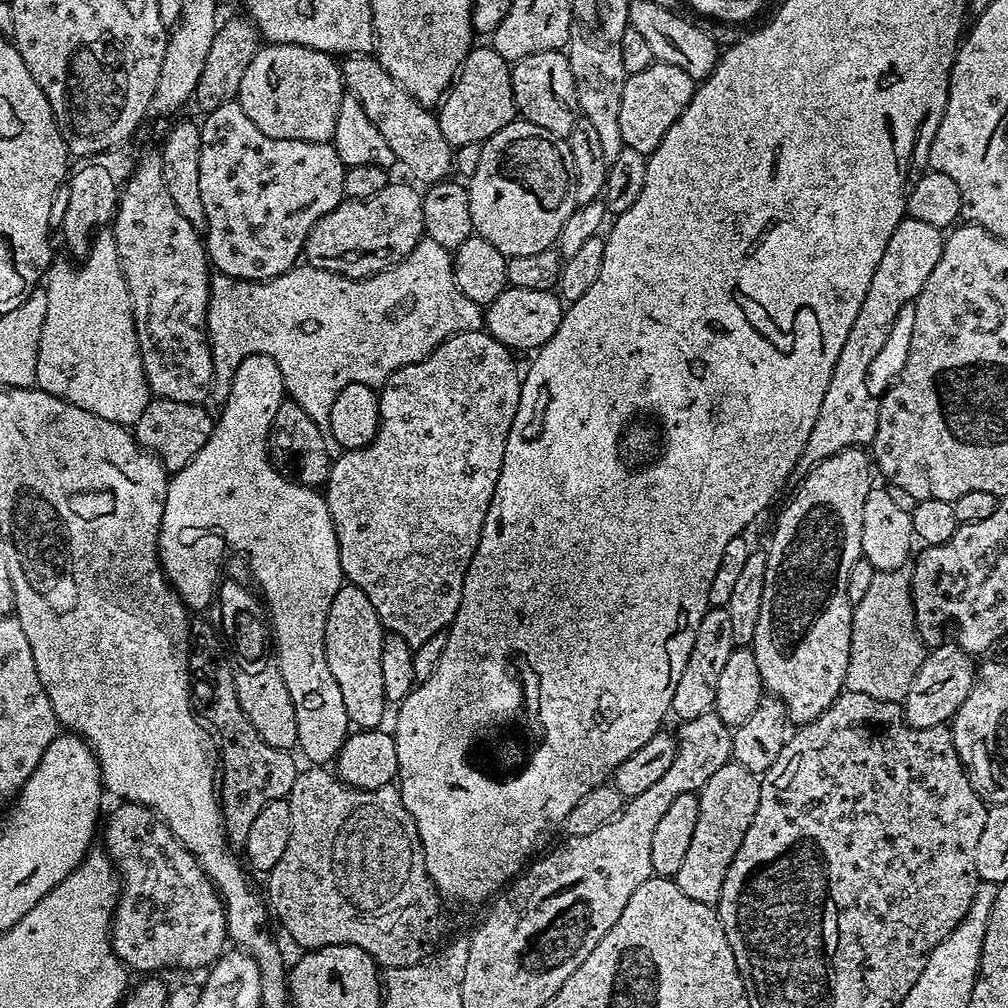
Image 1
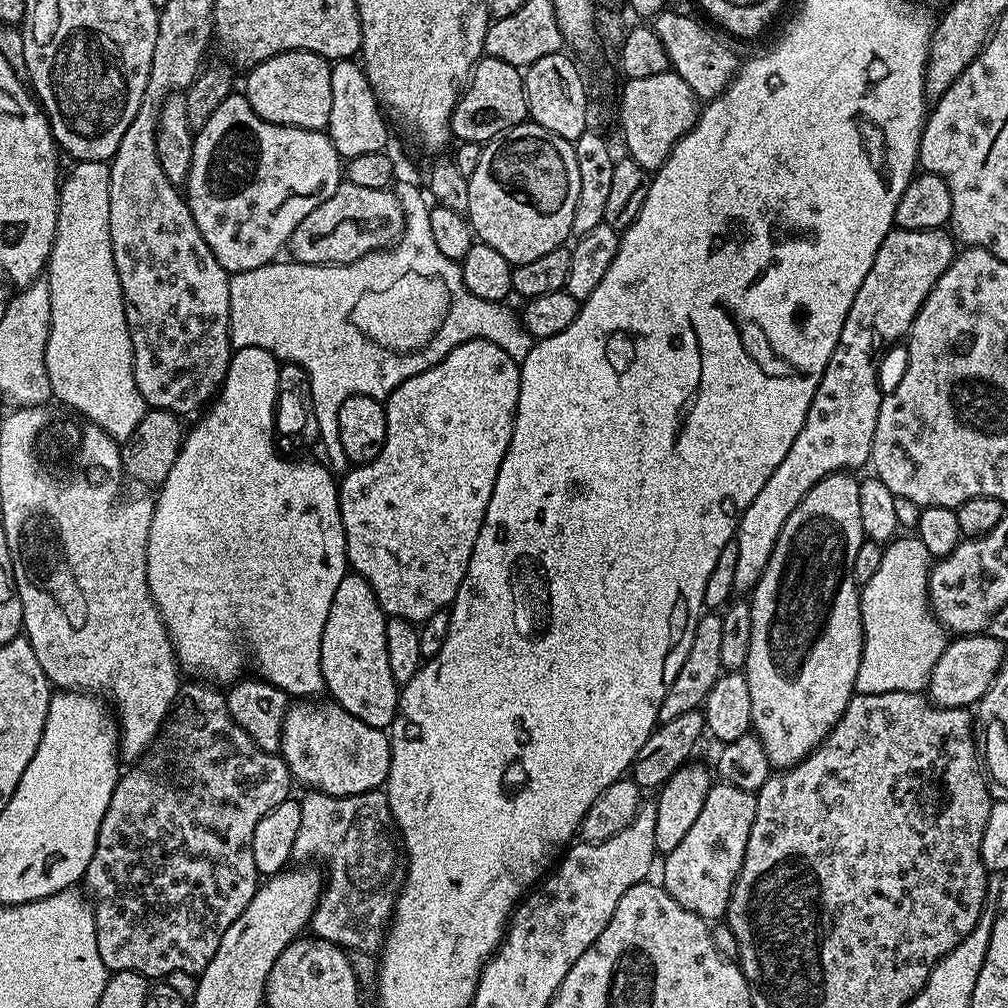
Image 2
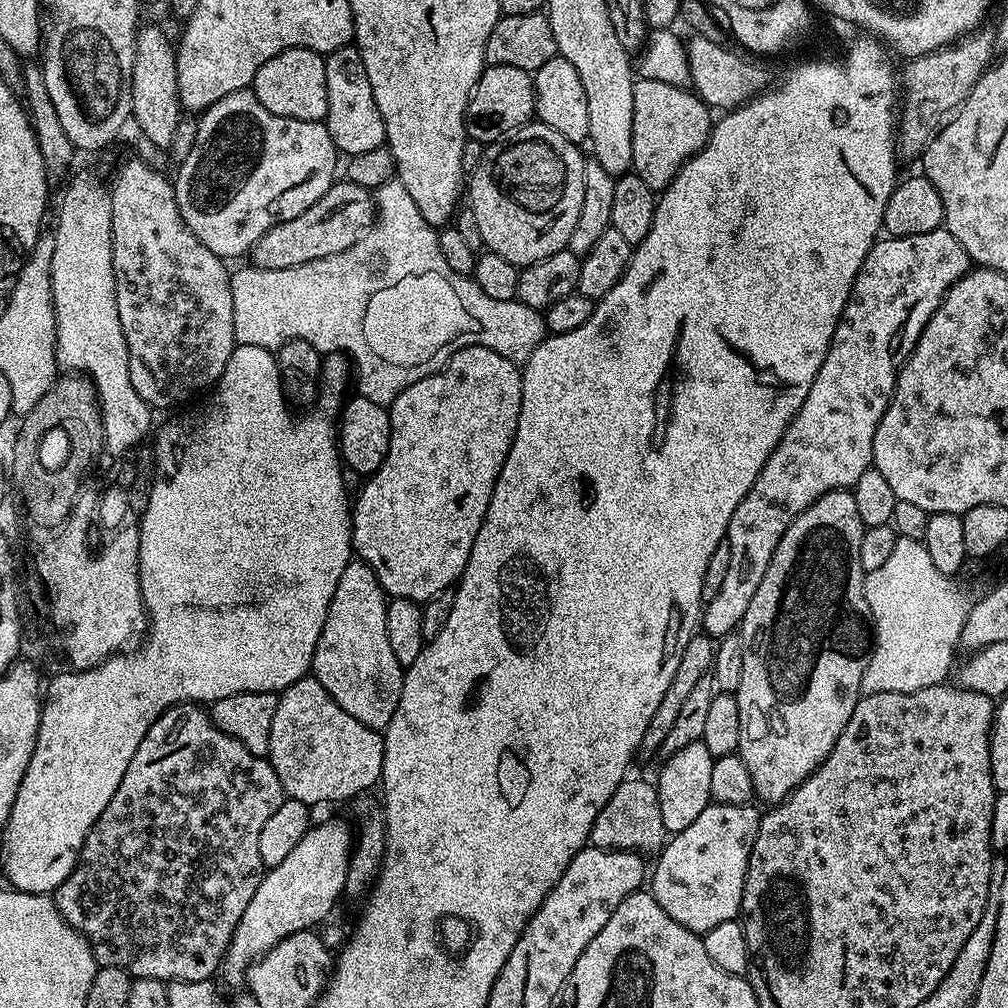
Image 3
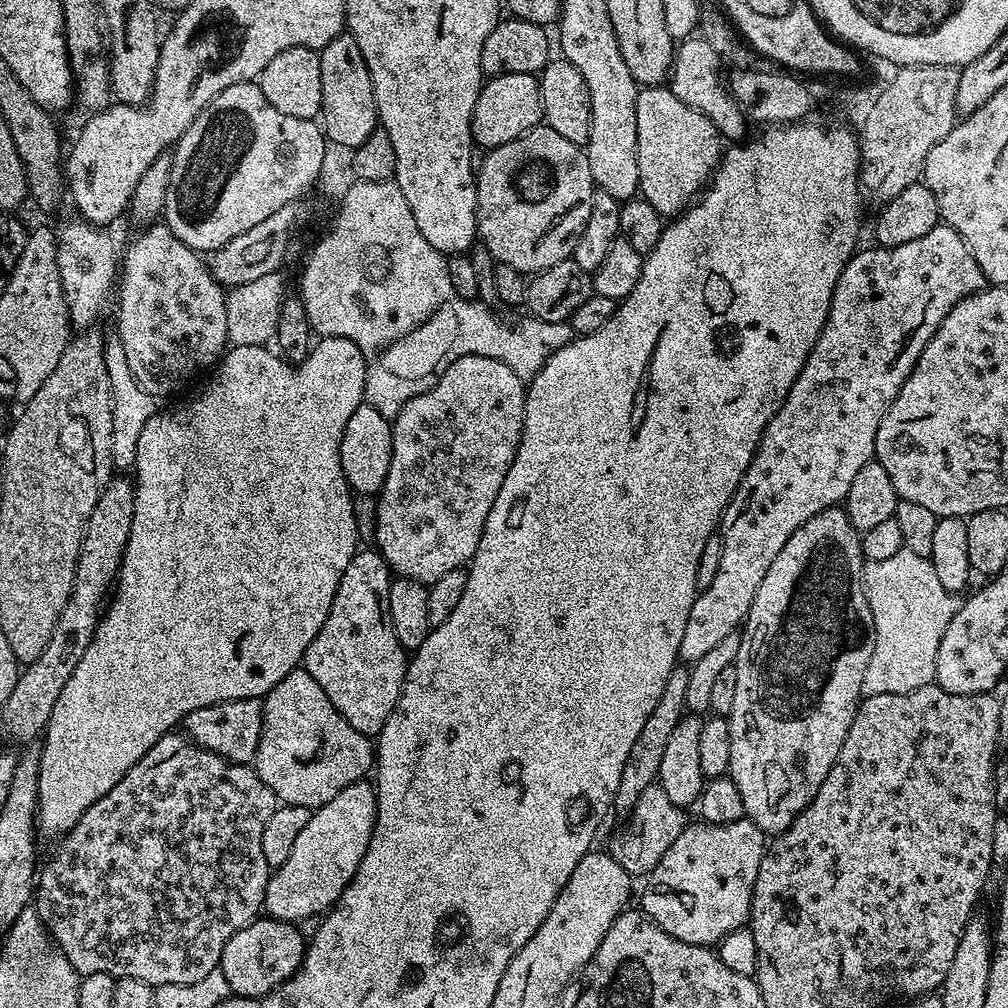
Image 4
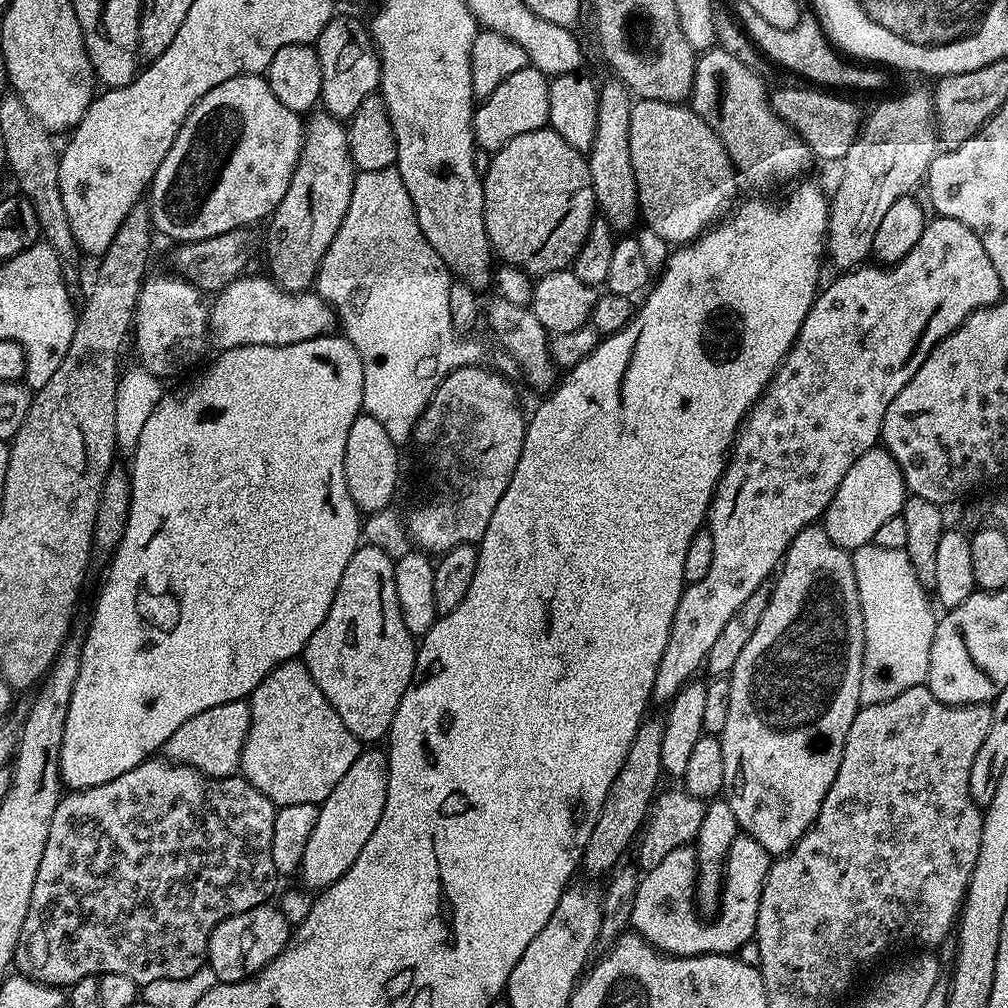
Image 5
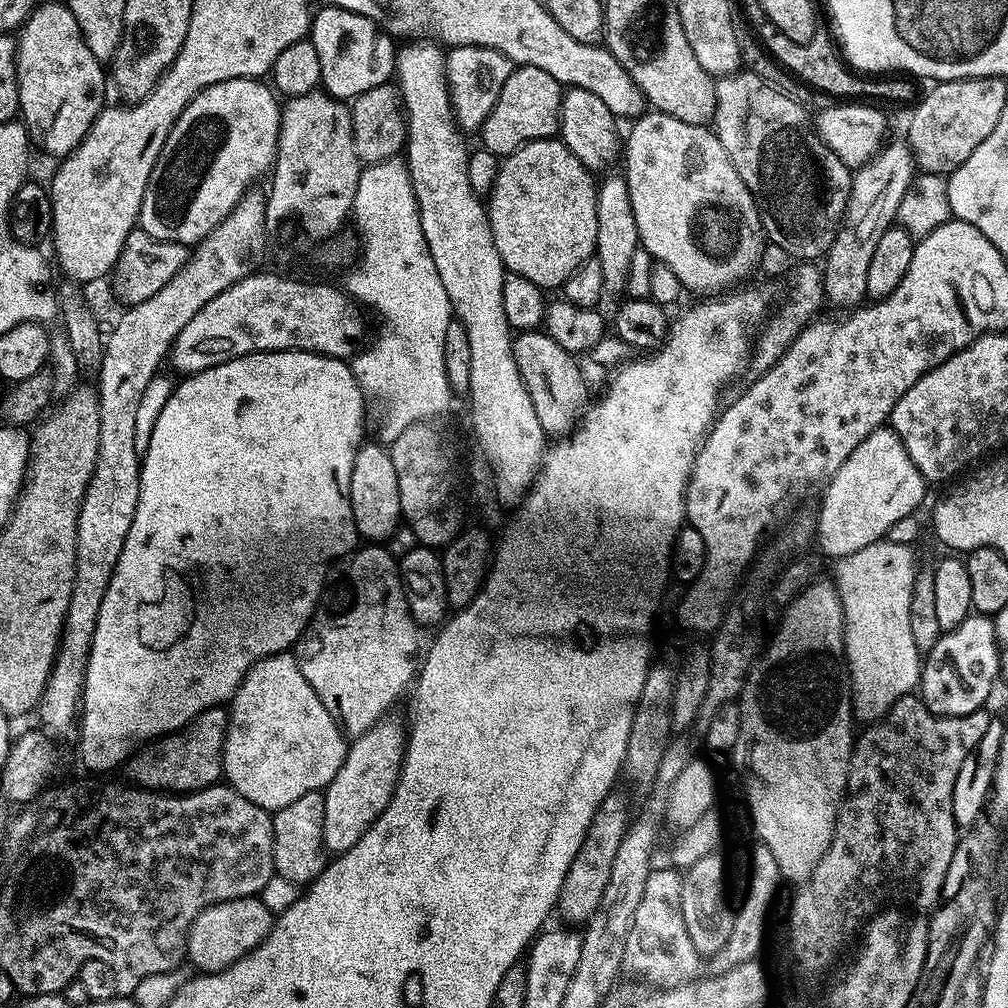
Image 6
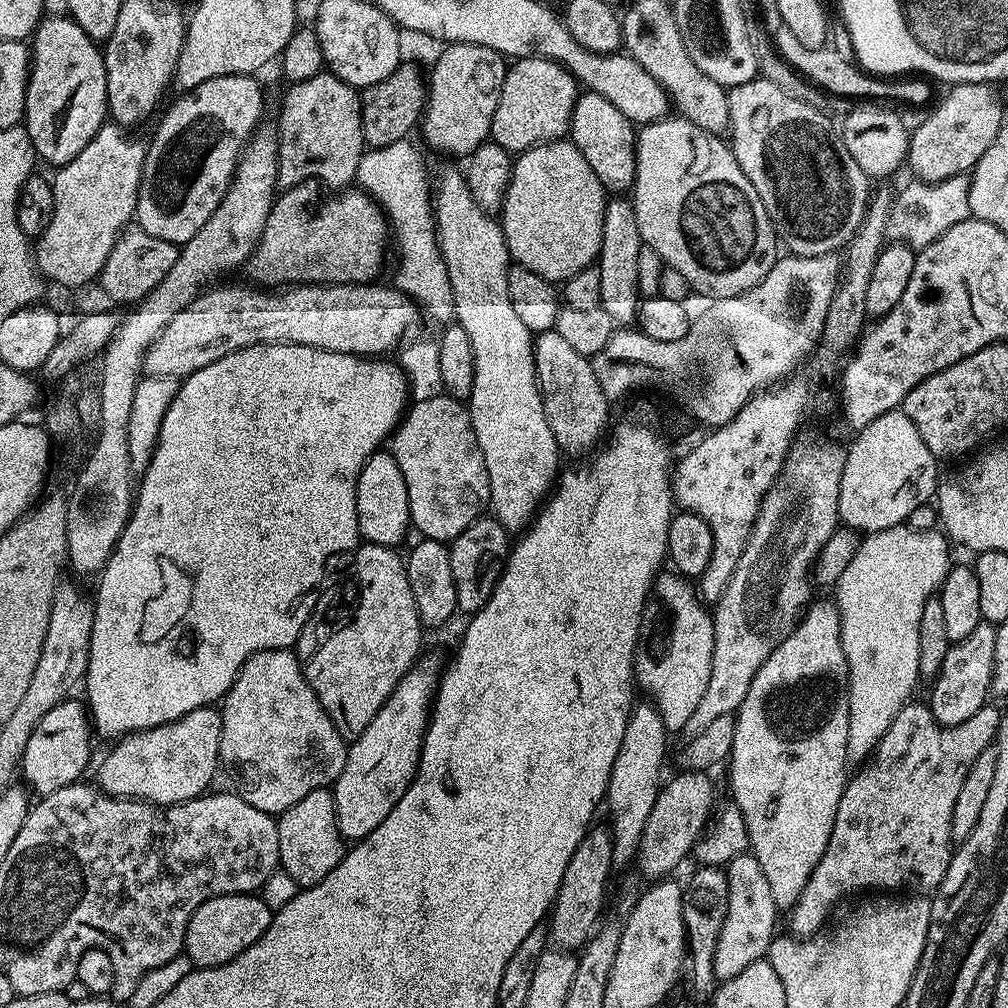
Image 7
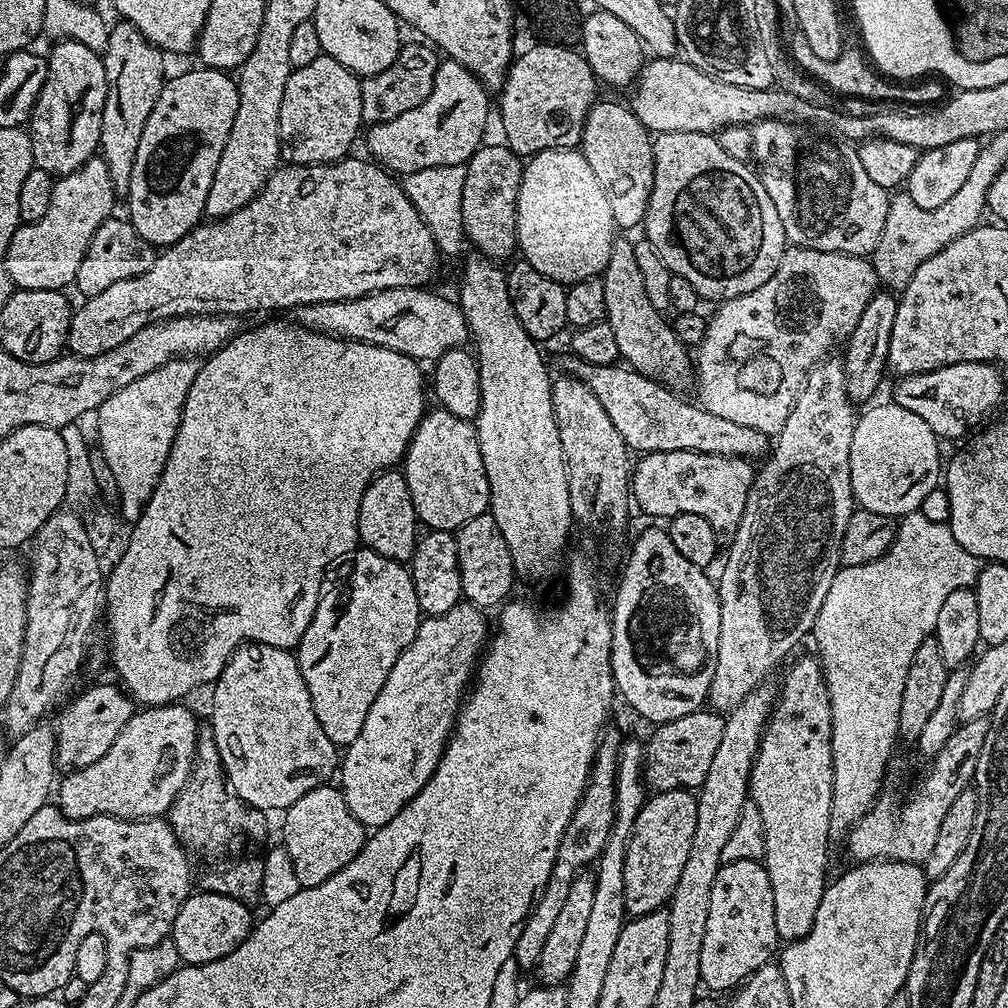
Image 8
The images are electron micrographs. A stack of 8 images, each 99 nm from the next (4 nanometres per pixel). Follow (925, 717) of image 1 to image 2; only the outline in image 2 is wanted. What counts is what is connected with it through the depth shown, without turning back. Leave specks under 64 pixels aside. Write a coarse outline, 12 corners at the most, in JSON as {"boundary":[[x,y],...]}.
{"boundary":[[991,634],[949,639],[928,679],[940,708],[979,705],[1006,663]]}

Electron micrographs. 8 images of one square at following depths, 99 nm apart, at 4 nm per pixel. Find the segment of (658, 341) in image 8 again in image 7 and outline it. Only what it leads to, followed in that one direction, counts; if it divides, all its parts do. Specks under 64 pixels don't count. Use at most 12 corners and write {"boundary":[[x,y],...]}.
{"boundary":[[631,199],[604,205],[600,307],[628,326],[642,247]]}

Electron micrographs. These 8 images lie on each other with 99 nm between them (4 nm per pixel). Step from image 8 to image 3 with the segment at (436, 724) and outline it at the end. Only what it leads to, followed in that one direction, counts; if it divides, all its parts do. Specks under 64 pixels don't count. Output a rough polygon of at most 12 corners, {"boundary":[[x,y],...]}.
{"boundary":[[316,822],[265,871],[220,963],[241,987],[344,896],[353,829]]}

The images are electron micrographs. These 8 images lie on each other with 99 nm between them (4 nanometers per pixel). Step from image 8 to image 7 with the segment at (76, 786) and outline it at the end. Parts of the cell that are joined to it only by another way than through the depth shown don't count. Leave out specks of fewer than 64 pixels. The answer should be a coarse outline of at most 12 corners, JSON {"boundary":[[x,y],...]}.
{"boundary":[[215,707],[129,732],[95,783],[108,796],[184,804],[220,763]]}

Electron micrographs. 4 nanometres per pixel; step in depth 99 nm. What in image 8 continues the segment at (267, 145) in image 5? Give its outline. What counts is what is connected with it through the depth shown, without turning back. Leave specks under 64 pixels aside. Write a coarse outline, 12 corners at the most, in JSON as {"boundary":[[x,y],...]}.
{"boundary":[[195,67],[146,118],[126,216],[153,246],[201,223],[238,114]]}

